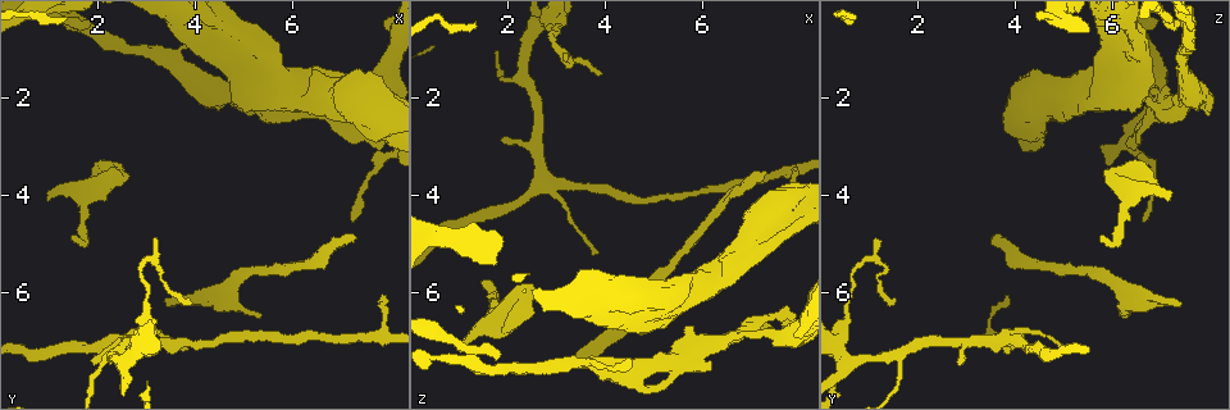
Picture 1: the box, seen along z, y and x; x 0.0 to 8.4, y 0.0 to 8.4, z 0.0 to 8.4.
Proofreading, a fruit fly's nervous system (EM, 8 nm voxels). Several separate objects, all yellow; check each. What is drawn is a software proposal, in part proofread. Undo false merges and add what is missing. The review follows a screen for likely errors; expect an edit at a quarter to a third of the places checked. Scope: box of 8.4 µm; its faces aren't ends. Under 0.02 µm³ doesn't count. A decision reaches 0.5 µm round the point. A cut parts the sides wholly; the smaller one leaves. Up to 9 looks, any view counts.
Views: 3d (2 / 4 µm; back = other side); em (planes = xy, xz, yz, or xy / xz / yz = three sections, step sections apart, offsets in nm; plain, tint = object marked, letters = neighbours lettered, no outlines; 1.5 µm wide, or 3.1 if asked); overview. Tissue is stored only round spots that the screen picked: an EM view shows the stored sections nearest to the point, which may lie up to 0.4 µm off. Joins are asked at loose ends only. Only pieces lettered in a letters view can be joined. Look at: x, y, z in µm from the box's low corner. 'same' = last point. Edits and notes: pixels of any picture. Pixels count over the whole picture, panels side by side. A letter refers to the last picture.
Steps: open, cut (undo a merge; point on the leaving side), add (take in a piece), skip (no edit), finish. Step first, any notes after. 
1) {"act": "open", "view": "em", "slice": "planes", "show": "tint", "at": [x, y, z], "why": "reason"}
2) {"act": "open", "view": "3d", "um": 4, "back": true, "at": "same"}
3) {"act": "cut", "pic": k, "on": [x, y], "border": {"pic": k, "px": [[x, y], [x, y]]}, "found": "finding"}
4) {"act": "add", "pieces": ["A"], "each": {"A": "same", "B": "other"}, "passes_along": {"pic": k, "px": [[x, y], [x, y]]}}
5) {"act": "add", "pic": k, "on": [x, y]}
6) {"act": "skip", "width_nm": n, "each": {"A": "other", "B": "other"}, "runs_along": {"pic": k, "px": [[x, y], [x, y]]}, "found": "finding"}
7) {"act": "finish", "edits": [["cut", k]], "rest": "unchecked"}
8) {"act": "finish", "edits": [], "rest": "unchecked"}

{"act": "open", "view": "em", "slice": "planes", "show": "letters", "at": [5.00, 2.25, 7.90], "why": "an open end"}

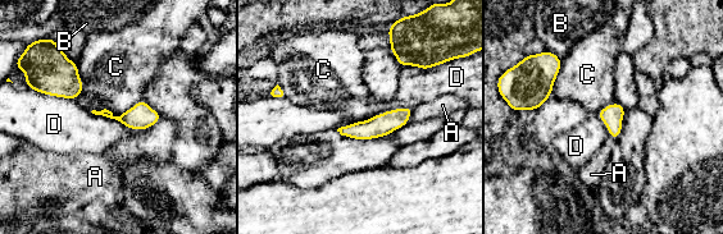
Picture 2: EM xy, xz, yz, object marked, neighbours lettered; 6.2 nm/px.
{"act": "skip", "each": {"A": "other", "B": "other", "C": "other", "D": "other"}, "border": {"pic": 2, "px": [[90, 111], [139, 131], [149, 128]]}, "found": "none of them fits"}

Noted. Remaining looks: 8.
{"act": "open", "view": "em", "slice": "planes", "show": "letters", "at": [3.80, 7.15, 5.20], "why": "free end"}

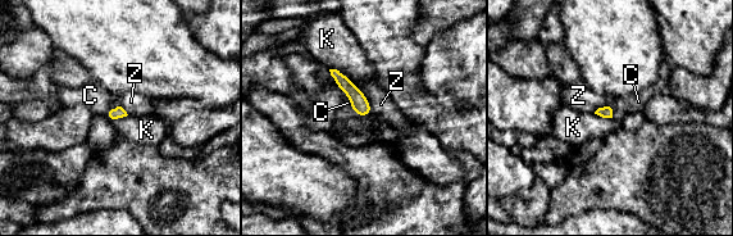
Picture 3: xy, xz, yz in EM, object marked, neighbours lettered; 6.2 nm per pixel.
{"act": "skip", "width_nm": 80, "each": {"C": "other", "K": "other", "Z": "other"}, "border": {"pic": 3, "px": [[329, 68], [341, 71], [362, 92]]}, "found": "none of them fits"}

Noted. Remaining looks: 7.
{"act": "open", "view": "em", "slice": "planes", "show": "plain", "at": [2.05, 7.45, 2.80], "why": "an open end"}

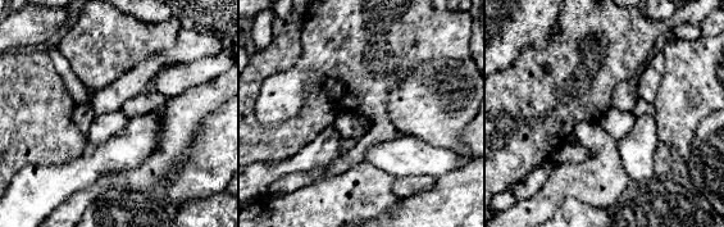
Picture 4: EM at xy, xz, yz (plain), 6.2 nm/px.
{"act": "open", "view": "em", "slice": "planes", "show": "letters", "at": "same"}

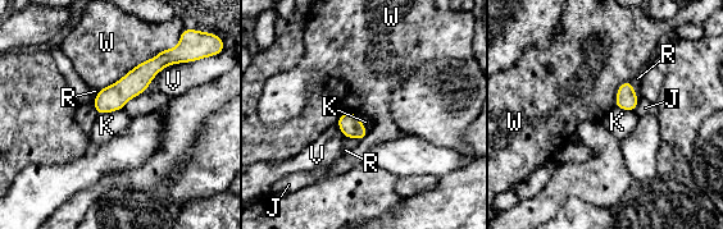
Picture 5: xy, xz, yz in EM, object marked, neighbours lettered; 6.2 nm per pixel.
{"act": "skip", "width_nm": 130, "each": {"J": "other", "K": "other", "R": "other", "V": "other", "W": "other"}, "found": "no lettered piece goes on from it"}

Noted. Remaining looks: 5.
{"act": "open", "view": "em", "slice": "planes", "show": "letters", "at": [1.00, 4.15, 7.10], "why": "free end"}

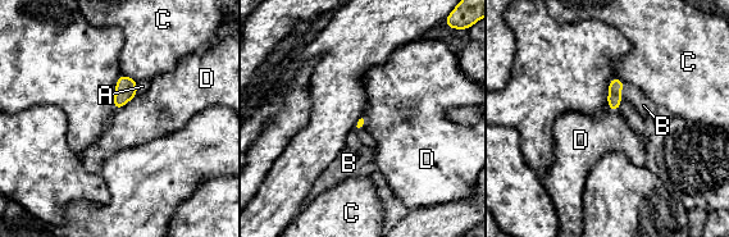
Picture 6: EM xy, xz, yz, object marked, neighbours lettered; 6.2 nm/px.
{"act": "add", "pieces": ["B"], "each": {"A": "other", "B": "same", "C": "other", "D": "other"}, "passes_along": {"pic": 6, "px": [[615, 86], [622, 90], [643, 105]]}, "found": "the neuron continues"}

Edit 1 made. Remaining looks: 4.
{"act": "finish", "edits": [["add", 6]], "rest": "unchecked"}

